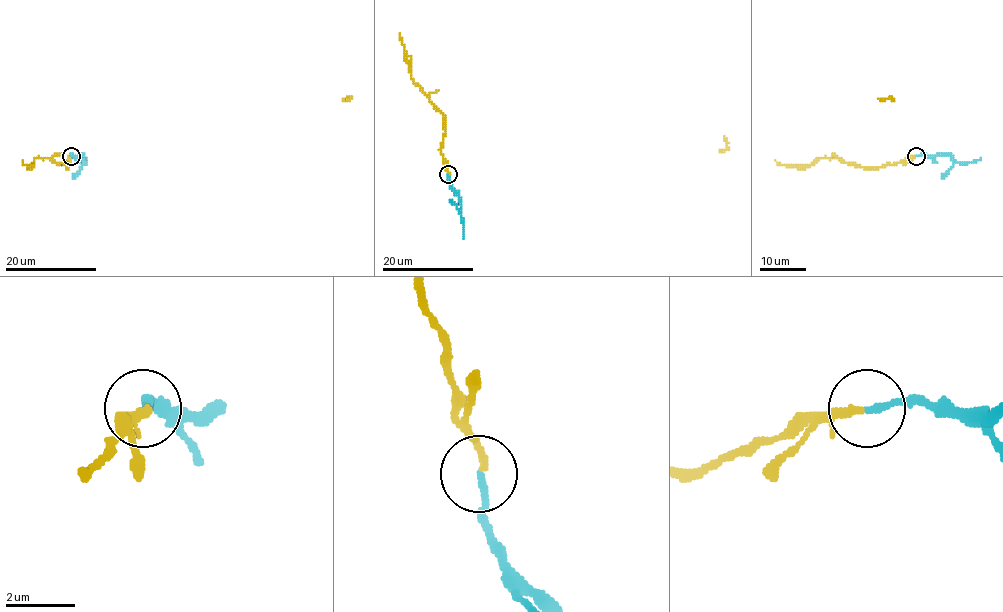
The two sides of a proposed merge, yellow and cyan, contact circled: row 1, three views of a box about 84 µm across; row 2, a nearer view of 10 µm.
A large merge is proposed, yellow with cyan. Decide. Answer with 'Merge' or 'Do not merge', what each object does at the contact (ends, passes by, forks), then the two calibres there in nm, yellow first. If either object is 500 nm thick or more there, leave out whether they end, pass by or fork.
Merge. At the ring yellow ends. At the ring cyan ends. Thickness 200 nm (yellow) against 190 nm

